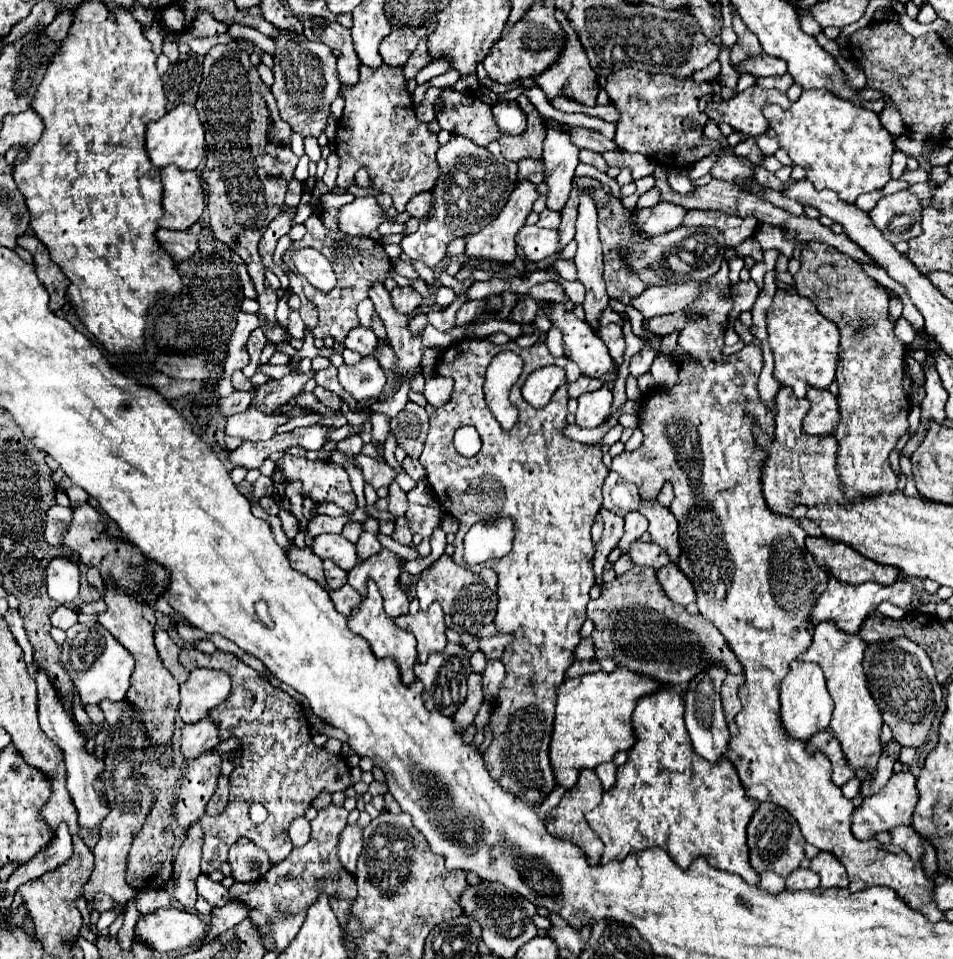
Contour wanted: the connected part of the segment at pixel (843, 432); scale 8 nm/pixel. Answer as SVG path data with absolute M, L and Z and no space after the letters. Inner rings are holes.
M808 242L808 246L800 254L800 270L794 274L794 288L800 296L806 296L814 302L818 312L832 320L840 330L840 364L836 370L836 382L840 384L838 404L842 410L842 420L832 432L840 440L838 452L838 472L840 482L850 498L856 496L872 496L876 492L892 492L896 490L898 476L890 466L888 454L896 448L898 438L908 430L908 414L910 414L910 398L902 390L904 380L904 358L906 346L896 338L894 326L896 322L888 314L890 292L874 278L870 278L864 268L846 254L820 244Z

